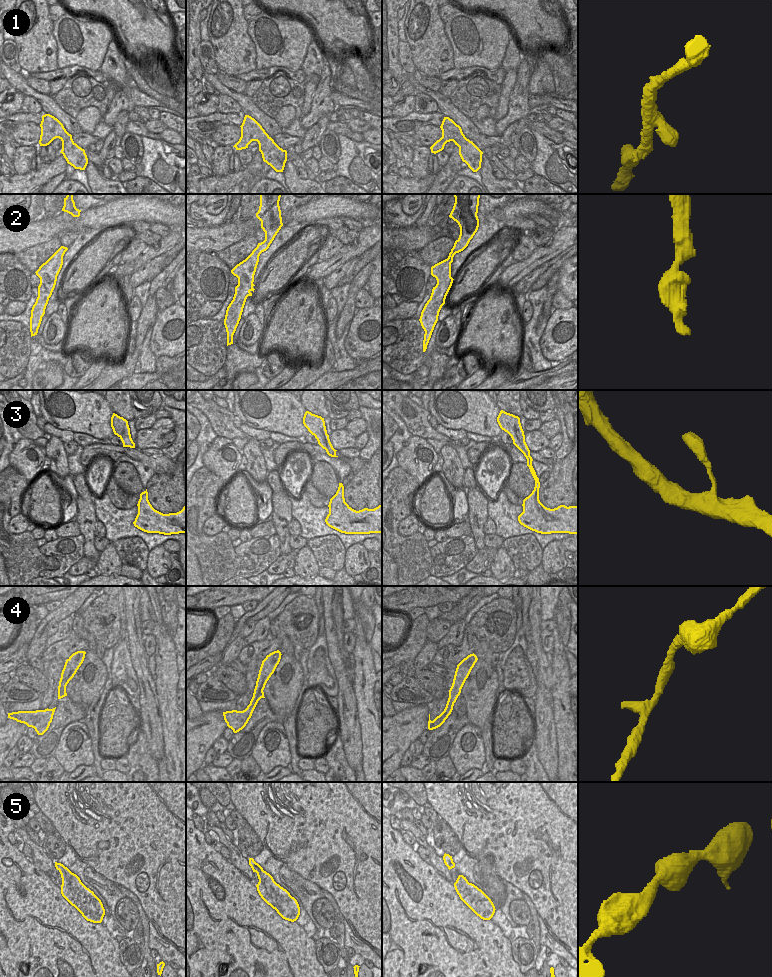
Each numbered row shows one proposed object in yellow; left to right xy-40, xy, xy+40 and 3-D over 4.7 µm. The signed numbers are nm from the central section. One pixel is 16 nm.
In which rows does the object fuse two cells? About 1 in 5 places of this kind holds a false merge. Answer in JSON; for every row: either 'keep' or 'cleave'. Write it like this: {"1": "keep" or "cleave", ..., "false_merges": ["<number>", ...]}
{"1": "keep", "2": "keep", "3": "keep", "4": "keep", "5": "keep", "false_merges": []}

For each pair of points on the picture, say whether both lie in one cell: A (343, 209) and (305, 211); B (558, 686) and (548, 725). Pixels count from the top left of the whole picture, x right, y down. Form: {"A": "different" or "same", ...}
{"A": "same", "B": "different"}

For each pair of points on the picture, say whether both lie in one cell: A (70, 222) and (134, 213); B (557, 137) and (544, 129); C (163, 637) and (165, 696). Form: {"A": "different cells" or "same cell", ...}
{"A": "same cell", "B": "same cell", "C": "same cell"}

